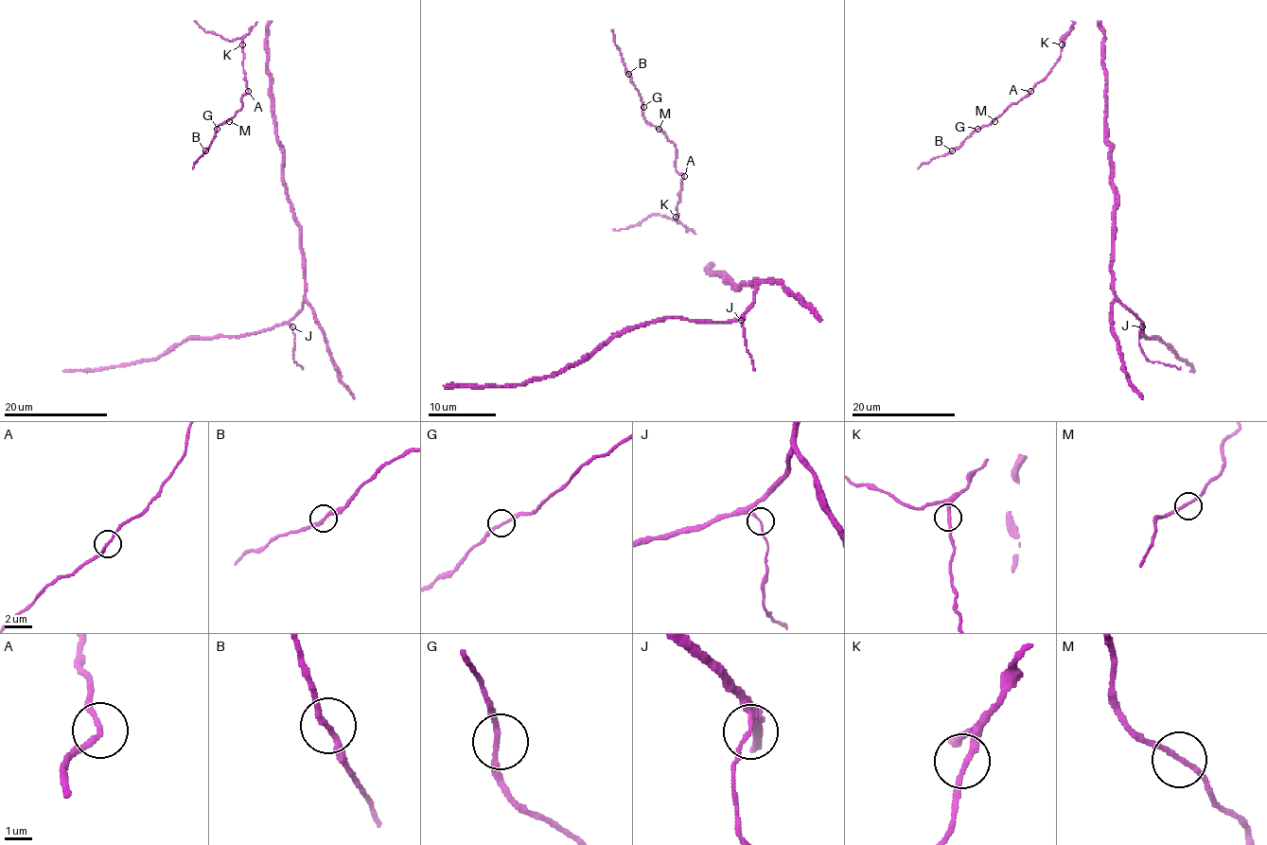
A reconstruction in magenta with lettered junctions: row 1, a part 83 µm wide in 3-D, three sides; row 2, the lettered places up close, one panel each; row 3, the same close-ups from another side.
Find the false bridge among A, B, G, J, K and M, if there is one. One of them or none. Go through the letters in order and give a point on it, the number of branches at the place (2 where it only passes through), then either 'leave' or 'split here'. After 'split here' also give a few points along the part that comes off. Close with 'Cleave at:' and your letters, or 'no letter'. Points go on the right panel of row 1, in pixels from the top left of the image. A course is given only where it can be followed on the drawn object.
A: at (1030, 91); 2 branches meet; leave
B: at (952, 150); 2 branches meet; leave
G: at (977, 129); 2 branches meet; leave
J: at (1142, 326); 2 branches meet; leave
K: at (1062, 44); 2 branches meet; leave
M: at (994, 121); 2 branches meet; leave
Cleave at: no letter

